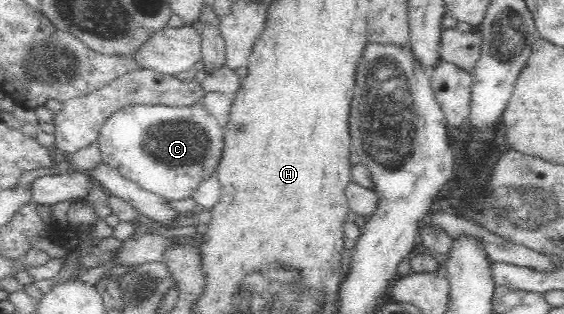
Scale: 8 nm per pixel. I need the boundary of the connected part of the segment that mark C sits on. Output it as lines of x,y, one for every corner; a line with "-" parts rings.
168,105
126,107
106,121
98,137
104,163
118,169
125,177
143,189
169,200
187,200
218,165
224,145
224,131
217,120
203,106
176,108

